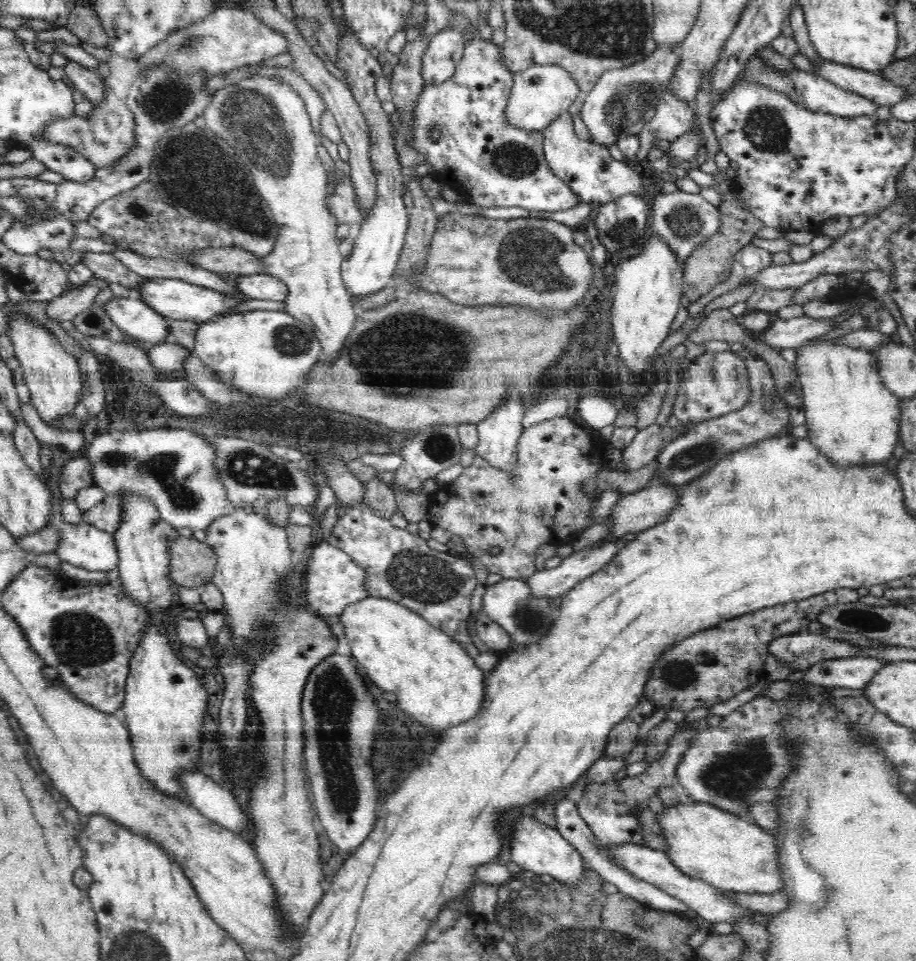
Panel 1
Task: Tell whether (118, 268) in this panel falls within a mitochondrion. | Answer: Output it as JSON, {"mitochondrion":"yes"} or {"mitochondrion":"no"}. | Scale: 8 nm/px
{"mitochondrion":"no"}

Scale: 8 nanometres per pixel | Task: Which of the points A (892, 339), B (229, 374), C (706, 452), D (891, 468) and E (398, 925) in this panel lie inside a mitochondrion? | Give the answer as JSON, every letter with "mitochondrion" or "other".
{"A":"other","B":"other","C":"mitochondrion","D":"other","E":"other"}

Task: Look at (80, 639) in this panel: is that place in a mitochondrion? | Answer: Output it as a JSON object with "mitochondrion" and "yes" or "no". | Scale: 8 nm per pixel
{"mitochondrion":"yes"}

